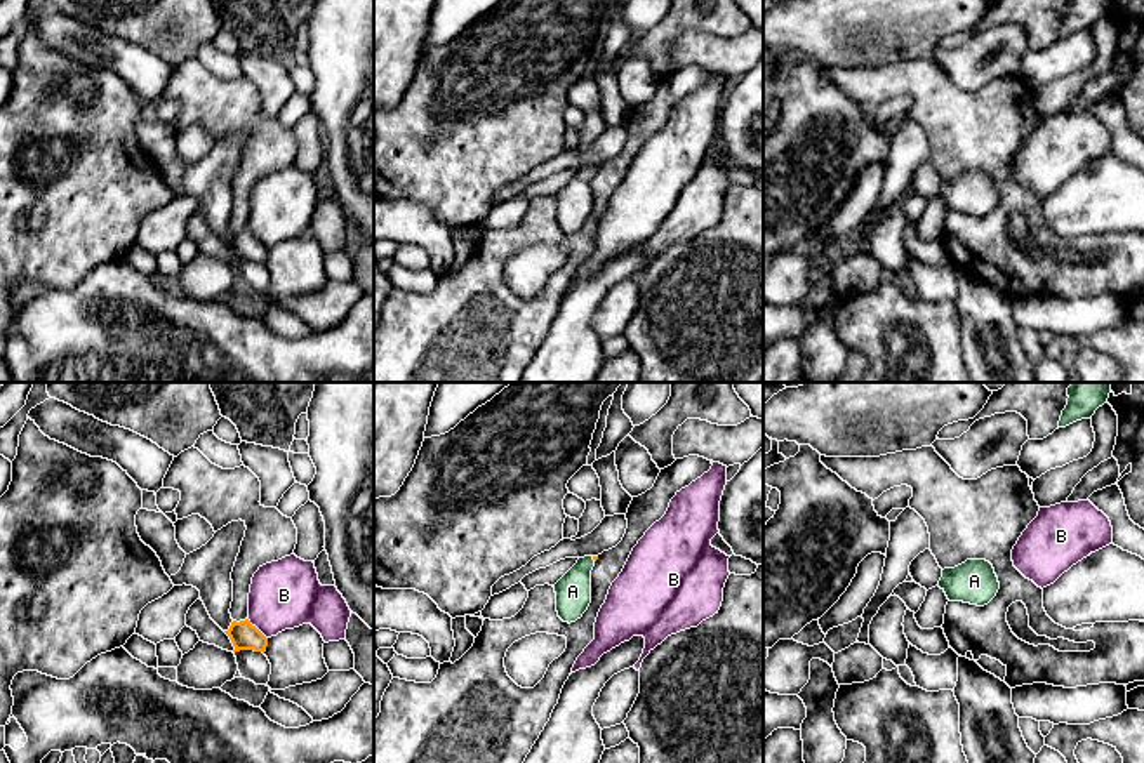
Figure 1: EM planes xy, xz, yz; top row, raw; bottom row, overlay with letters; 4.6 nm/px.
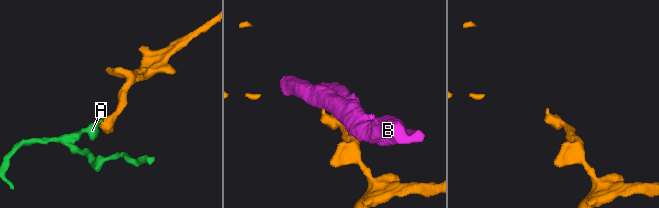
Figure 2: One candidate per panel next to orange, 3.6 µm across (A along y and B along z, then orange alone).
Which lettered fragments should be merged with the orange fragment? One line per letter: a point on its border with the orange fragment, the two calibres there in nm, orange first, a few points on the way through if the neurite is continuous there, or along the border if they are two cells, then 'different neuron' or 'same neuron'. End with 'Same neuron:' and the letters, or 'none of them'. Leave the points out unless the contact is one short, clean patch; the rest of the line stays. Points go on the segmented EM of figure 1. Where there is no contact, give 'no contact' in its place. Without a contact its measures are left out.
A: contact xz (593, 558); calibres 20 and 160 nm; way xz (595, 558), (593, 558), (581, 570), (572, 591); same neuron
B: contact xy (256, 628); calibres 130 and 320 nm; different neuron
Same neuron: A

